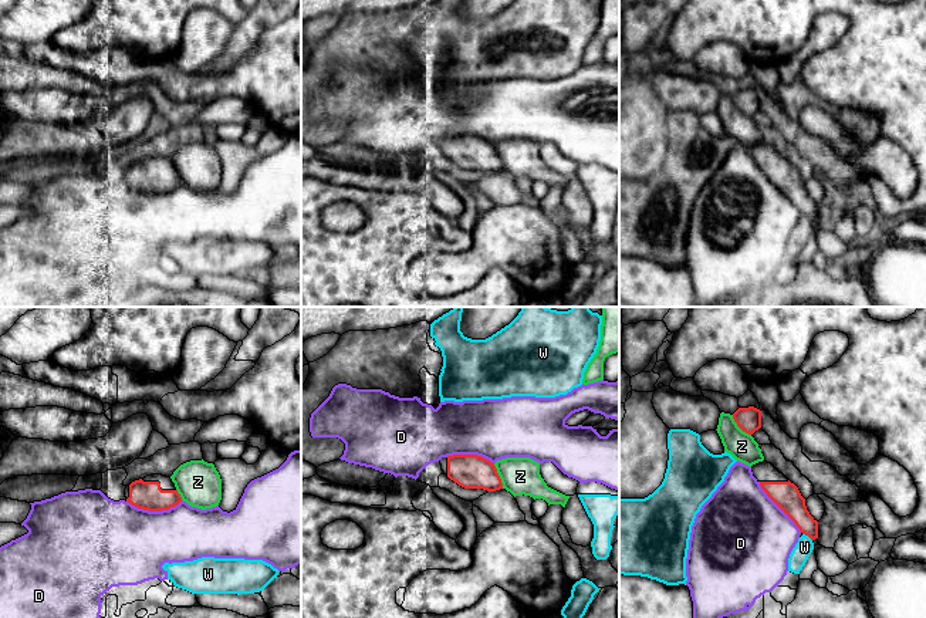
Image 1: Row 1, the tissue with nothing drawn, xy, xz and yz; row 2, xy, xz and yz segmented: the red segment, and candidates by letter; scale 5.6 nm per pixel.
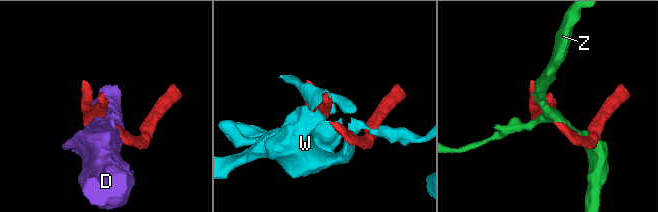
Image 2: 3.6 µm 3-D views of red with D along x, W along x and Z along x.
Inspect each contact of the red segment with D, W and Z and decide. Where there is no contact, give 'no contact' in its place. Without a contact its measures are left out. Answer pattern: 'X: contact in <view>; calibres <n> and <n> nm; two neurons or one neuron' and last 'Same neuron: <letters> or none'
D: contact in xy; calibres 160 and 440 nm; two neurons
W: contact in yz; calibres 150 and 100 nm; two neurons
Z: contact in xz; calibres 190 and 220 nm; two neurons
Same neuron: none

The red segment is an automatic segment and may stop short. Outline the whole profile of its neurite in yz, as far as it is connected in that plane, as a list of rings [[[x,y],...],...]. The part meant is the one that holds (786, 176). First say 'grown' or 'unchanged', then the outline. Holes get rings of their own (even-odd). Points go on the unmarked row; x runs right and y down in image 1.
grown; [[[766,142],[751,148],[753,158],[767,178],[795,205],[811,222],[818,220],[818,203],[810,196],[805,180],[798,169]]]

